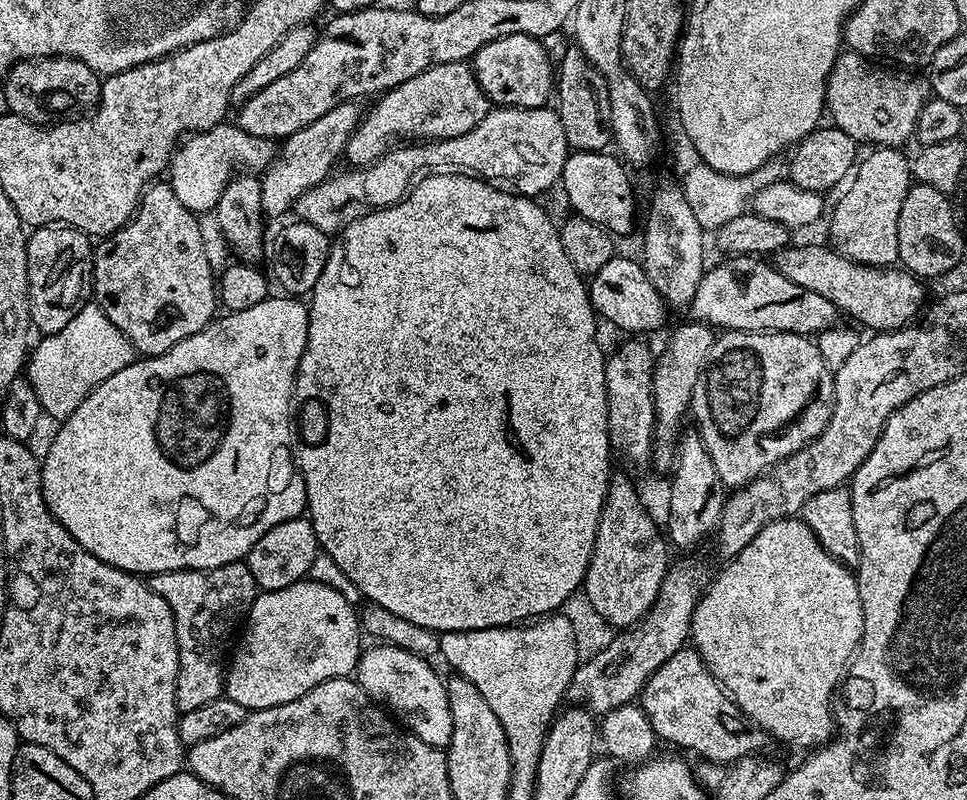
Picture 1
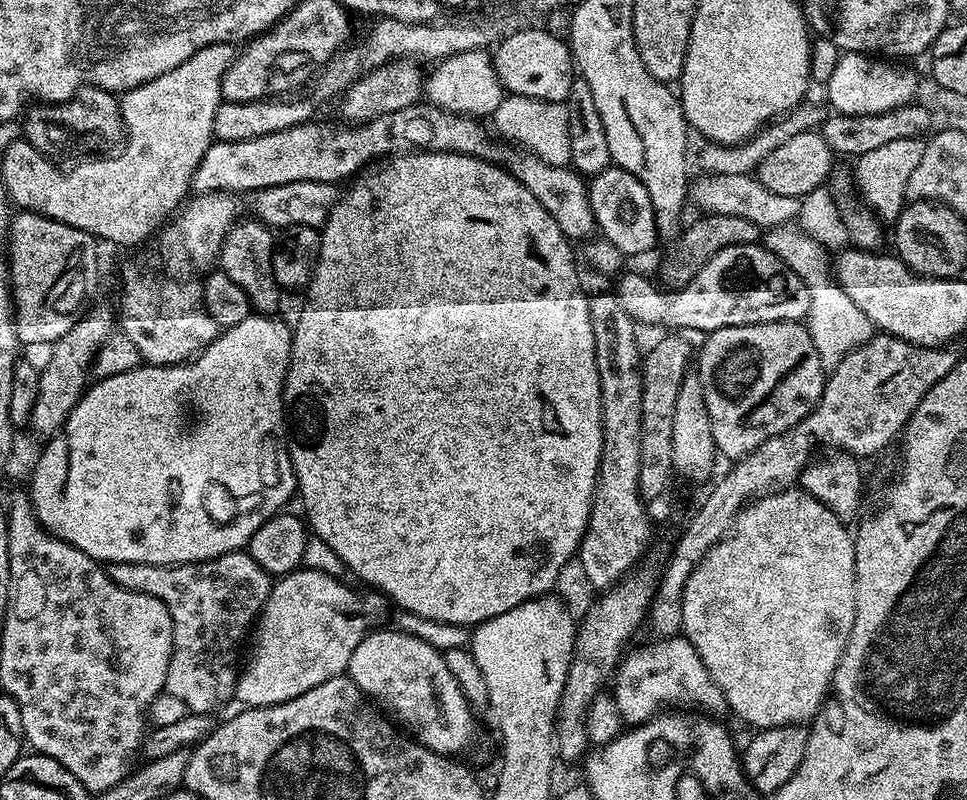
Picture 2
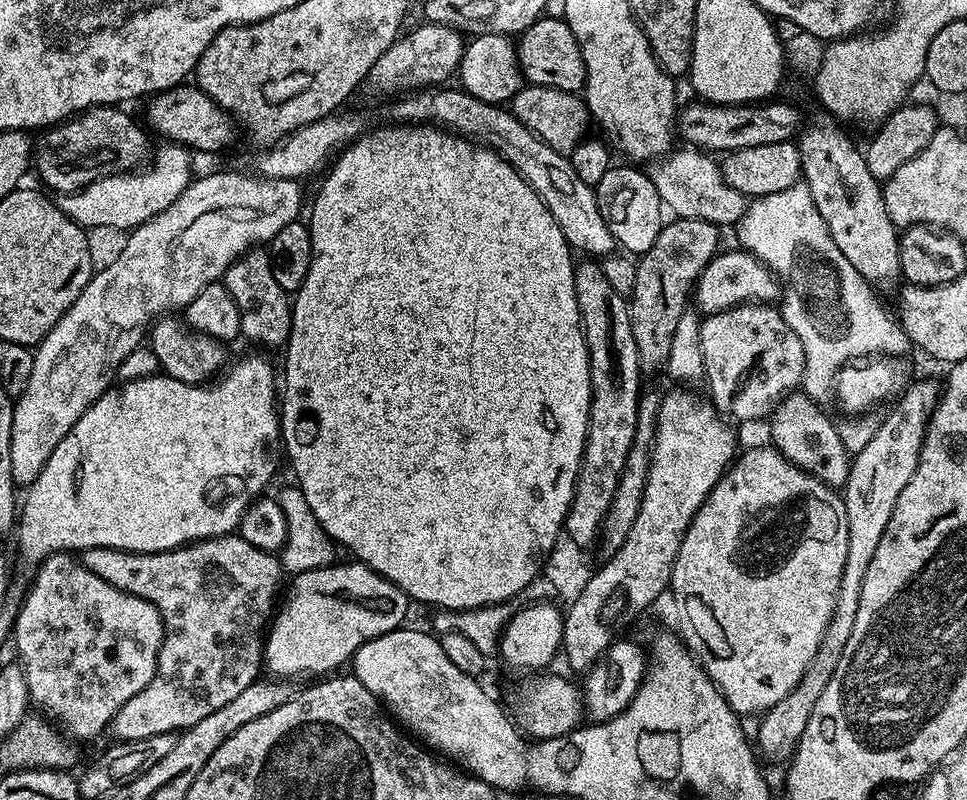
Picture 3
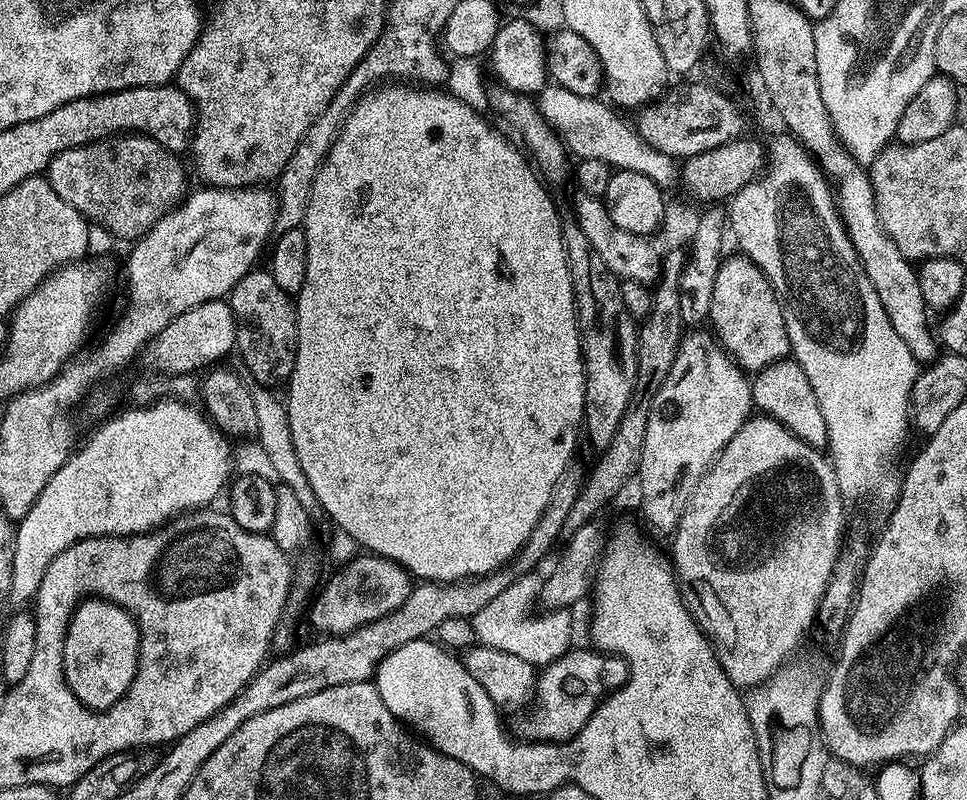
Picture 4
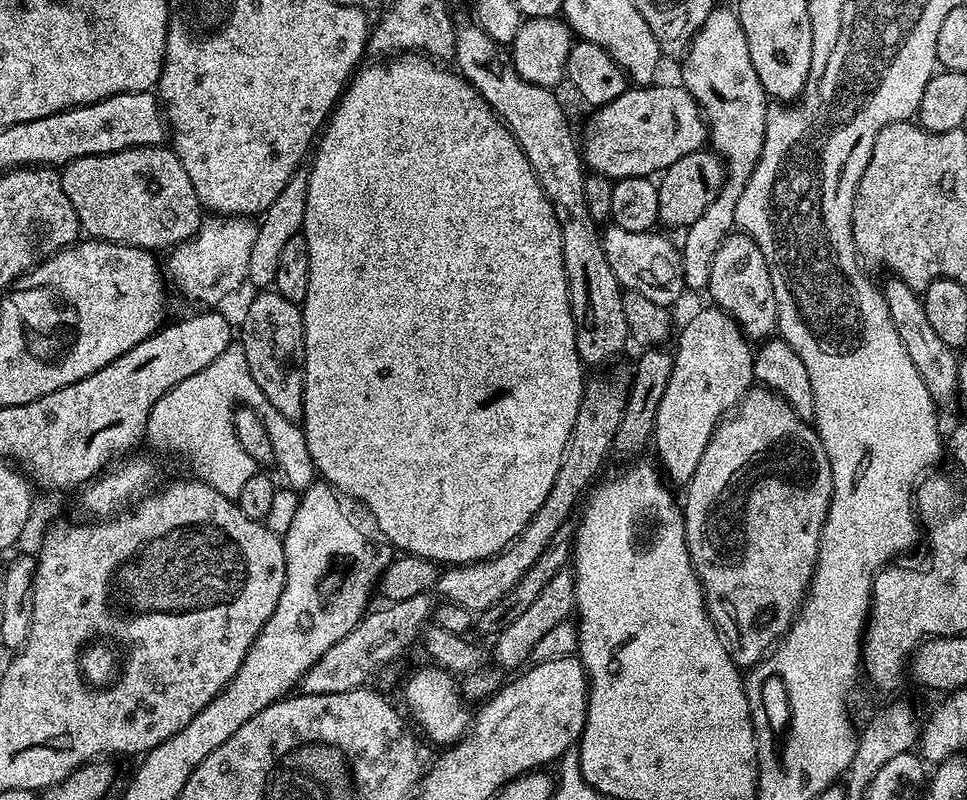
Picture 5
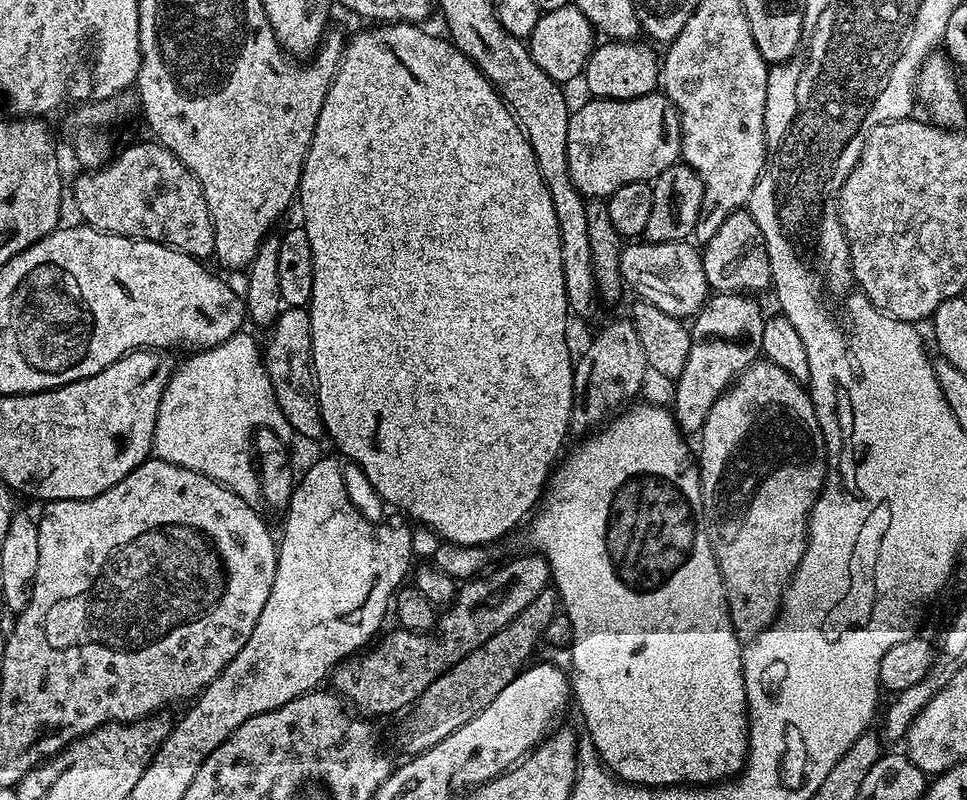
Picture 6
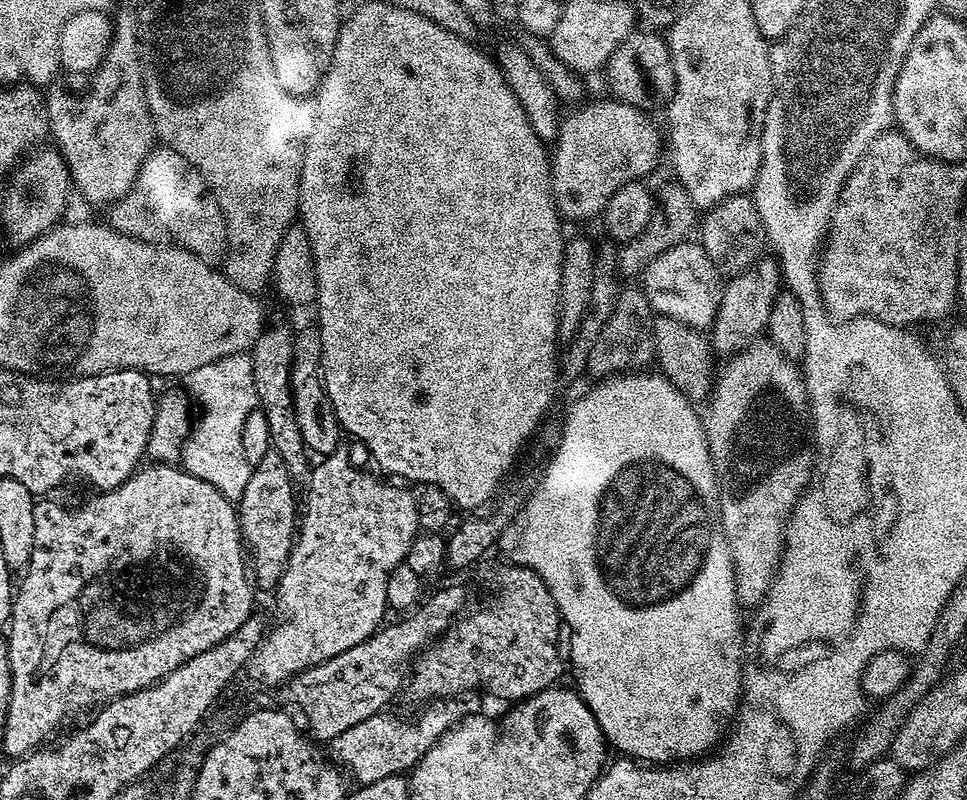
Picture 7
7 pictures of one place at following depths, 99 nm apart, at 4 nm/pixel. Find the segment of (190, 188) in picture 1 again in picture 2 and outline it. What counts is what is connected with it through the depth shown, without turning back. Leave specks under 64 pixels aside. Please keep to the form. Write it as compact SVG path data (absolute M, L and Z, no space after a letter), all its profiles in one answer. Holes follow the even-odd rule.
M417 102L406 106L406 110L382 114L382 118L374 118L365 124L316 123L290 126L274 134L262 134L262 138L250 138L246 142L216 140L206 150L206 154L202 154L202 162L198 162L192 179L193 189L197 193L251 194L270 186L303 180L339 185L340 180L351 181L368 165L393 154L413 150L457 152L507 168L514 178L518 178L518 182L522 182L522 186L526 186L526 190L530 190L530 194L534 194L534 198L538 198L538 202L542 202L542 206L546 206L546 214L558 222L558 230L562 230L569 241L587 241L597 231L585 177L571 167L547 164L532 152L525 152L519 146L509 146L505 141L493 138L489 129L480 125L483 123L479 119L459 116L457 112L448 112L436 104Z

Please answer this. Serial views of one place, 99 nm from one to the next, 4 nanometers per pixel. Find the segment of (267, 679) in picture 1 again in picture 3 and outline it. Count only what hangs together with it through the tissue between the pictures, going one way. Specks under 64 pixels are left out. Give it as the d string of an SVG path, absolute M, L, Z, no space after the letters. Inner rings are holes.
M357 560L350 564L335 563L330 567L306 571L293 577L284 606L277 609L269 625L264 647L265 669L276 678L292 678L304 674L324 676L337 671L338 666L353 657L364 643L399 629L408 614L410 601L400 587L383 579L376 571Z

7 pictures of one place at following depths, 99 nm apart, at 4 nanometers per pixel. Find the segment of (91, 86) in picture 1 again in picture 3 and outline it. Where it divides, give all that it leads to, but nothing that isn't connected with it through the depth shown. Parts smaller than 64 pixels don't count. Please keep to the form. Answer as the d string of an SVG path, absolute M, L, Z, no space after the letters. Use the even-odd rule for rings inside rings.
M97 106L49 127L34 152L34 172L44 179L43 187L53 188L48 190L56 194L67 194L101 176L139 169L140 160L147 161L150 156L149 133L143 127L140 129L124 110L120 106Z

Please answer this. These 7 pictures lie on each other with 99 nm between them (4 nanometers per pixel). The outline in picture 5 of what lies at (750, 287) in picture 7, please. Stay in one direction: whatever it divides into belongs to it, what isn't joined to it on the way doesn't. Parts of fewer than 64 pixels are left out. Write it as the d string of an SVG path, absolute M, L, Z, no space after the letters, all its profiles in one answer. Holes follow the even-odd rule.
M707 306L701 312L696 312L688 320L688 325L680 332L680 341L674 347L672 373L666 382L666 390L658 402L656 425L653 427L651 443L656 444L656 456L663 475L673 485L687 485L694 470L698 470L698 462L702 462L702 454L716 433L716 427L740 403L744 393L753 387L752 357L753 345L744 331L736 325L736 321L723 308Z

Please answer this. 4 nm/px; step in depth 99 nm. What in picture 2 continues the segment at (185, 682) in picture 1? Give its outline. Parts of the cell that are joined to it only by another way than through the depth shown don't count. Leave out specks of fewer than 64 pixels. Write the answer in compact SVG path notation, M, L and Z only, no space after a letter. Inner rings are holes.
M247 551L227 552L200 564L135 564L118 562L107 565L108 577L118 586L158 598L170 610L172 619L172 657L166 670L164 688L154 698L150 720L156 726L170 726L186 714L212 714L236 695L238 665L241 663L240 643L249 635L254 621L270 595L273 581L266 570Z

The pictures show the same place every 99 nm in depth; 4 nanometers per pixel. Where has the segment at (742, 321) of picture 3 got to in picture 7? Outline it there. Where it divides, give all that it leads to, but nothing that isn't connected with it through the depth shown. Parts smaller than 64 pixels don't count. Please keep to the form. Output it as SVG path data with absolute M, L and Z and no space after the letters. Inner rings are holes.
M751 195L731 196L718 202L718 206L707 209L698 224L698 243L704 247L710 262L714 262L714 266L724 278L737 276L754 261L759 260L766 248L766 237L764 223L756 213Z

